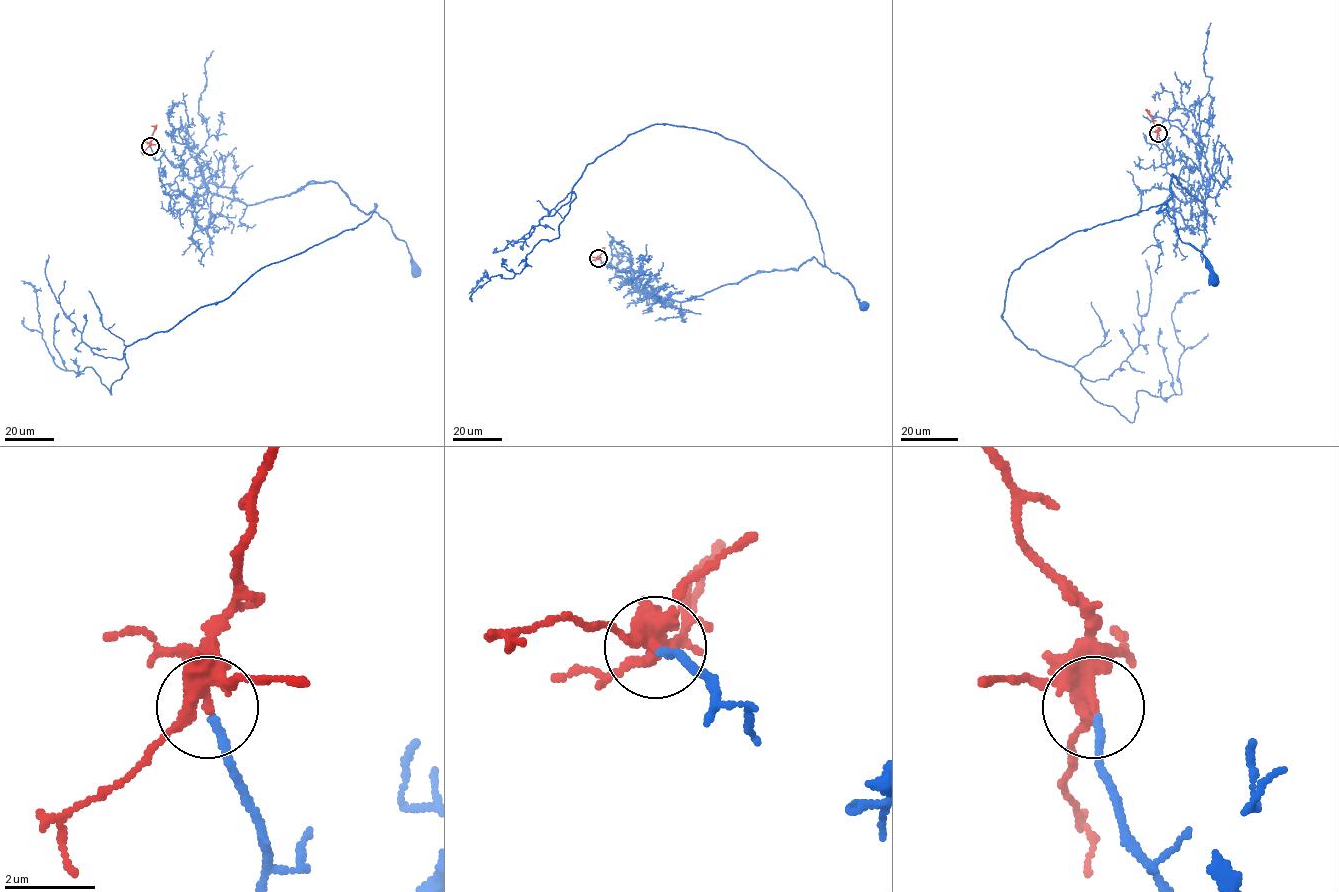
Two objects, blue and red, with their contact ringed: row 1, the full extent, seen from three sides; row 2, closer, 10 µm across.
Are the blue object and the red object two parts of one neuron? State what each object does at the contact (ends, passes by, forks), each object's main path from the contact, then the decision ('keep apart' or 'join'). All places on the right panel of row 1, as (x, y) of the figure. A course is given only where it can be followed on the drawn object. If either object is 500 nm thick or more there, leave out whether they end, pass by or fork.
blue ends there; red forks there; blue runs (1159, 134), (1209, 194), (1201, 201), (1171, 174), (1156, 211), (1213, 279); red runs (1158, 133), (1158, 127), (1146, 110), (1149, 110); join

